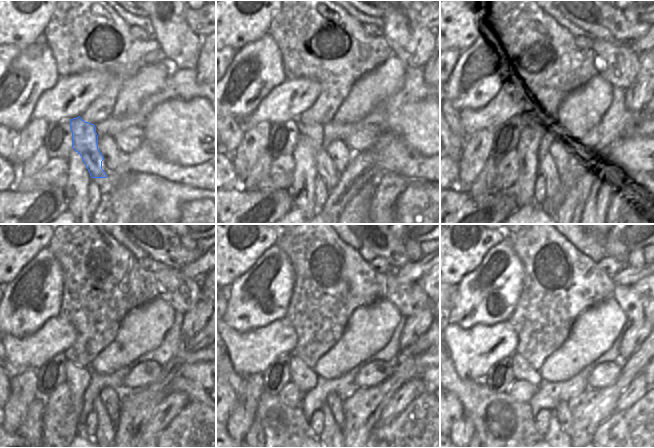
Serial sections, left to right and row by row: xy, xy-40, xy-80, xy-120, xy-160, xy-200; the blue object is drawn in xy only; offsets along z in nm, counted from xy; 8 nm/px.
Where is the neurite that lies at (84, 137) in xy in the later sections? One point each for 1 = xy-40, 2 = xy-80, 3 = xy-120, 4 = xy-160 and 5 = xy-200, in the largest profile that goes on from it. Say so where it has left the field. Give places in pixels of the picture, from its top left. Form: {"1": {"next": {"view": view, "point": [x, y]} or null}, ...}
{"1": {"next": {"view": "xy-40", "point": [312, 133]}}, "2": {"next": {"view": "xy-80", "point": [544, 158]}}, "3": {"next": {"view": "xy-120", "point": [105, 426]}}, "4": {"next": {"view": "xy-160", "point": [330, 427]}}, "5": {"next": {"view": "xy-200", "point": [554, 427]}}}

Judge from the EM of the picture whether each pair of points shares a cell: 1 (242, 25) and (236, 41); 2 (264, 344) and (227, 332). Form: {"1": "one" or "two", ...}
{"1": "one", "2": "one"}

